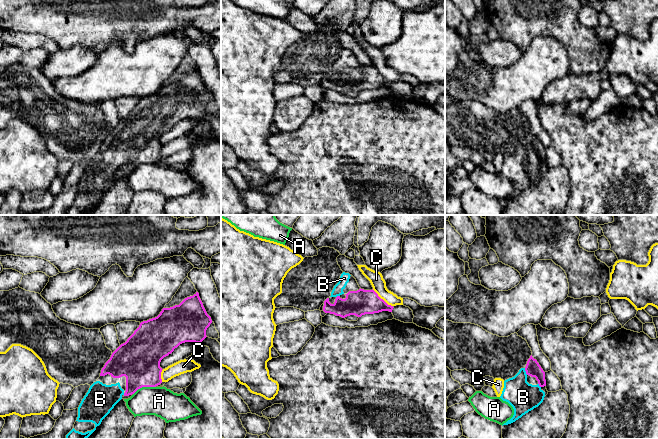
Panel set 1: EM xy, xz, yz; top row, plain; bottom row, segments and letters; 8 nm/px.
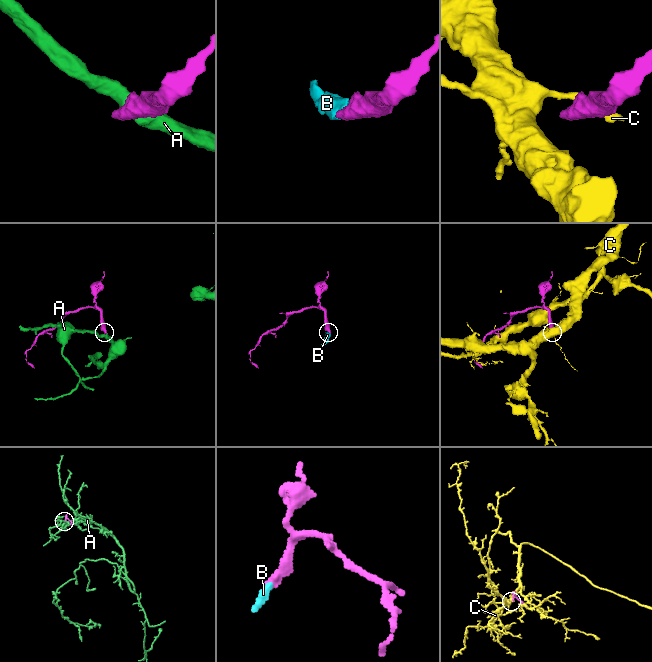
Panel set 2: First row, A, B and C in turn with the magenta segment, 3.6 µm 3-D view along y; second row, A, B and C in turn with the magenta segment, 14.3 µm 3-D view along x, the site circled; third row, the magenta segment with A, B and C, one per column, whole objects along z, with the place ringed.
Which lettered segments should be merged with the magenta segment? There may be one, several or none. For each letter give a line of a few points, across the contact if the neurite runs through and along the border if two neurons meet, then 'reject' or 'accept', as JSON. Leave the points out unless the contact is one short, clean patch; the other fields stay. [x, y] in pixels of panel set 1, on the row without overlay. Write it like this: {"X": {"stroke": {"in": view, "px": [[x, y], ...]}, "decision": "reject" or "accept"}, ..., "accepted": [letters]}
{"A": {"stroke": {"in": "xy", "px": [[155, 162], [142, 162], [133, 170]]}, "decision": "reject"}, "B": {"decision": "accept"}, "C": {"decision": "reject"}, "accepted": ["B"]}

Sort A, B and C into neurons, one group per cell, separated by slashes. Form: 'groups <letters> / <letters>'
groups A / B / C

